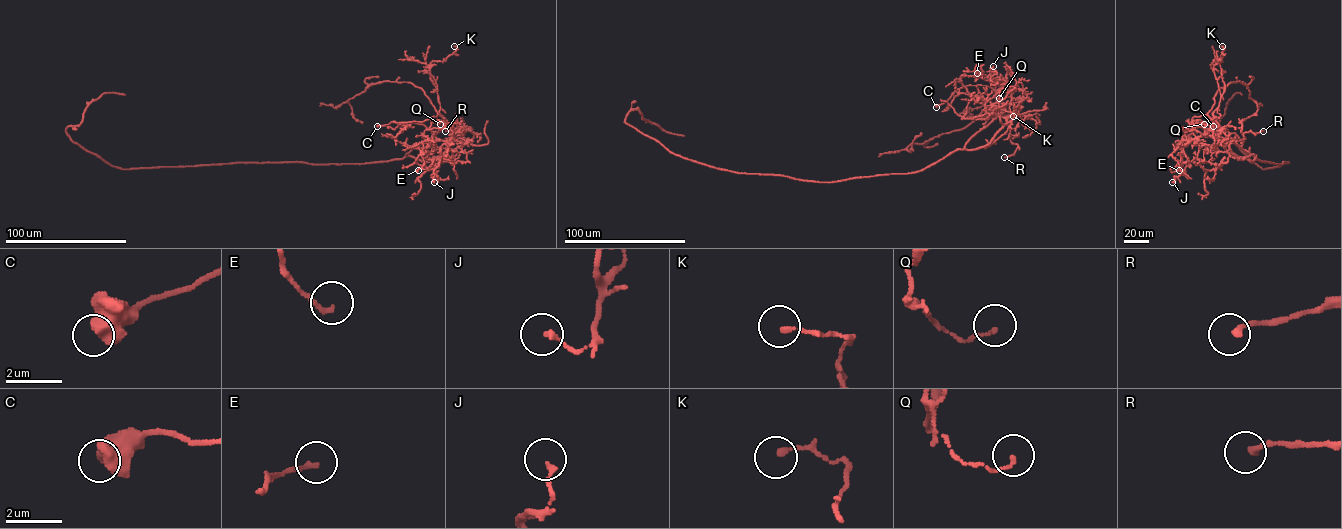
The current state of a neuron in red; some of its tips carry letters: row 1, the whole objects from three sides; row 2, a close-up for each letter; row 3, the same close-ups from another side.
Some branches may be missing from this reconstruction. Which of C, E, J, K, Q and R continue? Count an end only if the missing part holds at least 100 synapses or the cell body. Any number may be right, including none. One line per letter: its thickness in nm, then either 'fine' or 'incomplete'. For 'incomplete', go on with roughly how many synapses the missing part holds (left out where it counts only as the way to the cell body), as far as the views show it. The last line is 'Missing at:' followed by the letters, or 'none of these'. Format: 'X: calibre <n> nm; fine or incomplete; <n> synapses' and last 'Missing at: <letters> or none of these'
C: calibre 600 nm; fine
E: calibre 160 nm; fine
J: calibre 160 nm; fine
K: calibre 160 nm; fine
Q: calibre 120 nm; fine
R: calibre 200 nm; fine
Missing at: none of these

